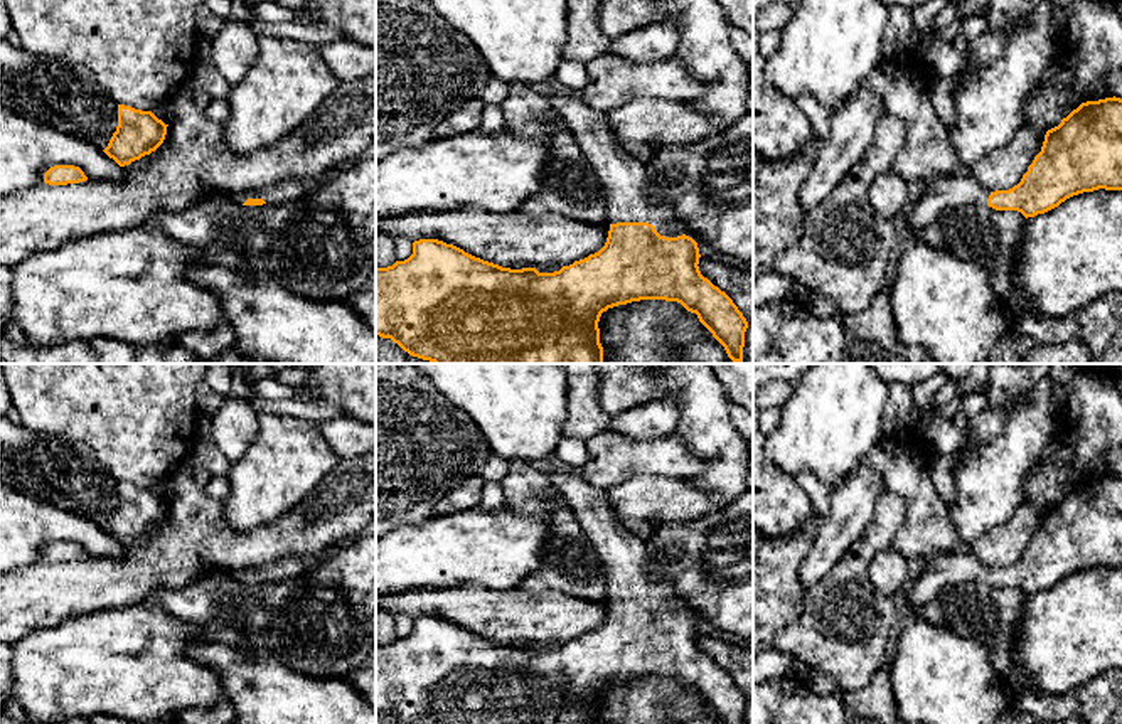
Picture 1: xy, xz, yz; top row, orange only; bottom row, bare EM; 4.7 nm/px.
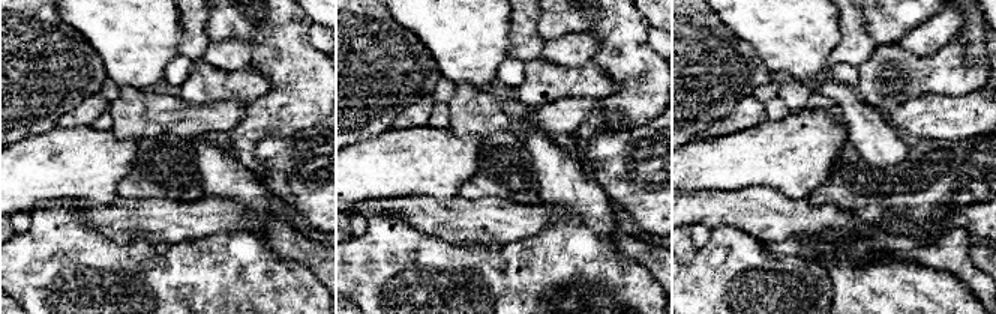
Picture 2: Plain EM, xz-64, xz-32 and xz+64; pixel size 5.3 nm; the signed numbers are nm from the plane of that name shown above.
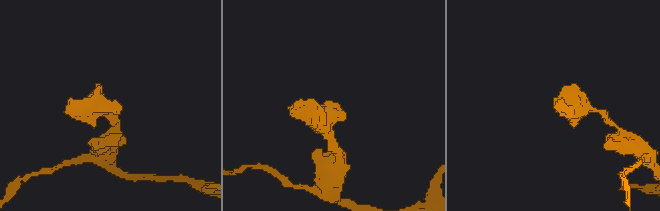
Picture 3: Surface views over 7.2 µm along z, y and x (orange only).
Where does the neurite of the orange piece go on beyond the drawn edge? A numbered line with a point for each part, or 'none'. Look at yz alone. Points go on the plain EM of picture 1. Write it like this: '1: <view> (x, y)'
1: yz (947, 569)

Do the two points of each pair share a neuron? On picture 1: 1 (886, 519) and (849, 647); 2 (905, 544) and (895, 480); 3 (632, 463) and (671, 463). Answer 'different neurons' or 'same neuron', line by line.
1: same neuron
2: same neuron
3: same neuron

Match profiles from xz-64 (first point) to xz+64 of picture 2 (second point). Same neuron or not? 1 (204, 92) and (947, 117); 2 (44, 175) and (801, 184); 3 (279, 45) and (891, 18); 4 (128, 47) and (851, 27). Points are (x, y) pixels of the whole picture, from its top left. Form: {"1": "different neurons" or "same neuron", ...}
{"1": "different neurons", "2": "same neuron", "3": "same neuron", "4": "different neurons"}

